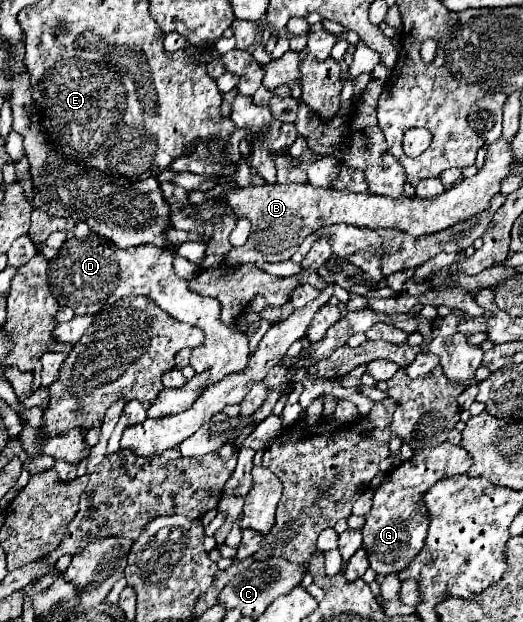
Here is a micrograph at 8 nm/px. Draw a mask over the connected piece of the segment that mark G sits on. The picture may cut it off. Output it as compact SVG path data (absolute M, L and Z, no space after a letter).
M443 442L435 448L415 450L411 460L393 468L385 476L381 486L375 490L373 506L365 516L365 526L361 530L363 548L367 550L369 564L377 574L385 576L409 566L415 554L419 554L427 534L427 512L423 510L423 502L419 502L421 494L441 478L453 474L465 474L469 466L471 466L471 458L461 446Z

